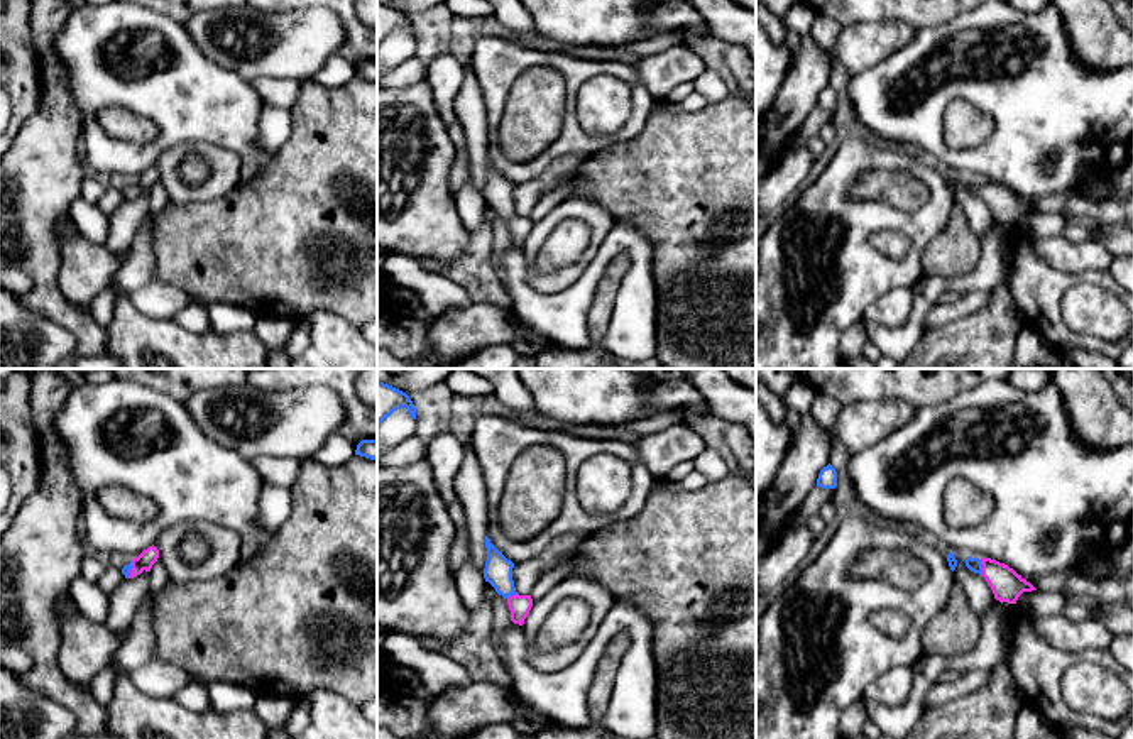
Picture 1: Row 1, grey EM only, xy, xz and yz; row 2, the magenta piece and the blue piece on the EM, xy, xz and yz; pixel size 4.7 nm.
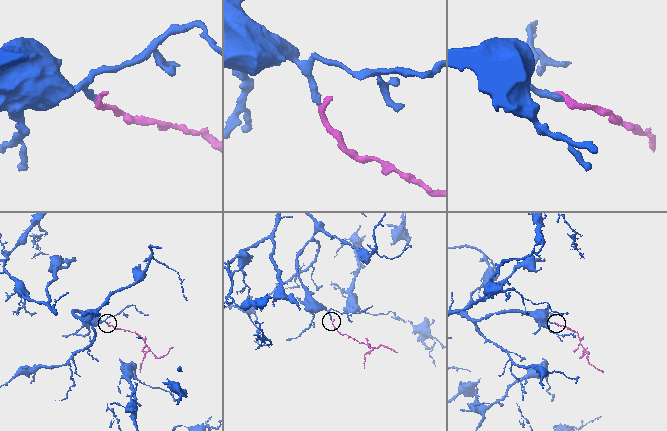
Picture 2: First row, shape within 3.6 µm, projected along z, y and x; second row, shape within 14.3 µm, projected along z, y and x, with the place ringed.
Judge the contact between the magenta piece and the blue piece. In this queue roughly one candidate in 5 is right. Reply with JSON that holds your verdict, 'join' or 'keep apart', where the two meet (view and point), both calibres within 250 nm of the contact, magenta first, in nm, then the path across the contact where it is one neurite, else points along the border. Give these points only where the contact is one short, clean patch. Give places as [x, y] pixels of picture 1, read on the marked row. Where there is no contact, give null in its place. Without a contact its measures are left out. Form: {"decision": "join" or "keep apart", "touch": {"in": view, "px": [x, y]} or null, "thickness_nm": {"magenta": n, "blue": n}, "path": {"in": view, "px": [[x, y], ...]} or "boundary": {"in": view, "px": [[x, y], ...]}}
{"decision": "join", "touch": {"in": "yz", "px": [983, 567]}, "thickness_nm": {"magenta": 150, "blue": 70}, "path": {"in": "yz", "px": [[1007, 585], [983, 567], [974, 565]]}}

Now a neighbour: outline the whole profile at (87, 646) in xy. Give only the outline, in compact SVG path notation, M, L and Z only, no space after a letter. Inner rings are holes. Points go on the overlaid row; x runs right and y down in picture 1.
M69 594L59 599L57 614L61 617L59 668L69 683L90 687L93 678L112 663L129 629L113 632L105 622L90 621Z

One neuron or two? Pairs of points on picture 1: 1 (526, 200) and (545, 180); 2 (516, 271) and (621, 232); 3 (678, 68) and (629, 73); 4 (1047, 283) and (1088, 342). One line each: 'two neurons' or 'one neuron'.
1: one neuron
2: one neuron
3: two neurons
4: one neuron

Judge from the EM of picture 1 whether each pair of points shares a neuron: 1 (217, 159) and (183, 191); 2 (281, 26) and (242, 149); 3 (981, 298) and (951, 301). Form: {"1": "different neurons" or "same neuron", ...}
{"1": "same neuron", "2": "different neurons", "3": "same neuron"}

